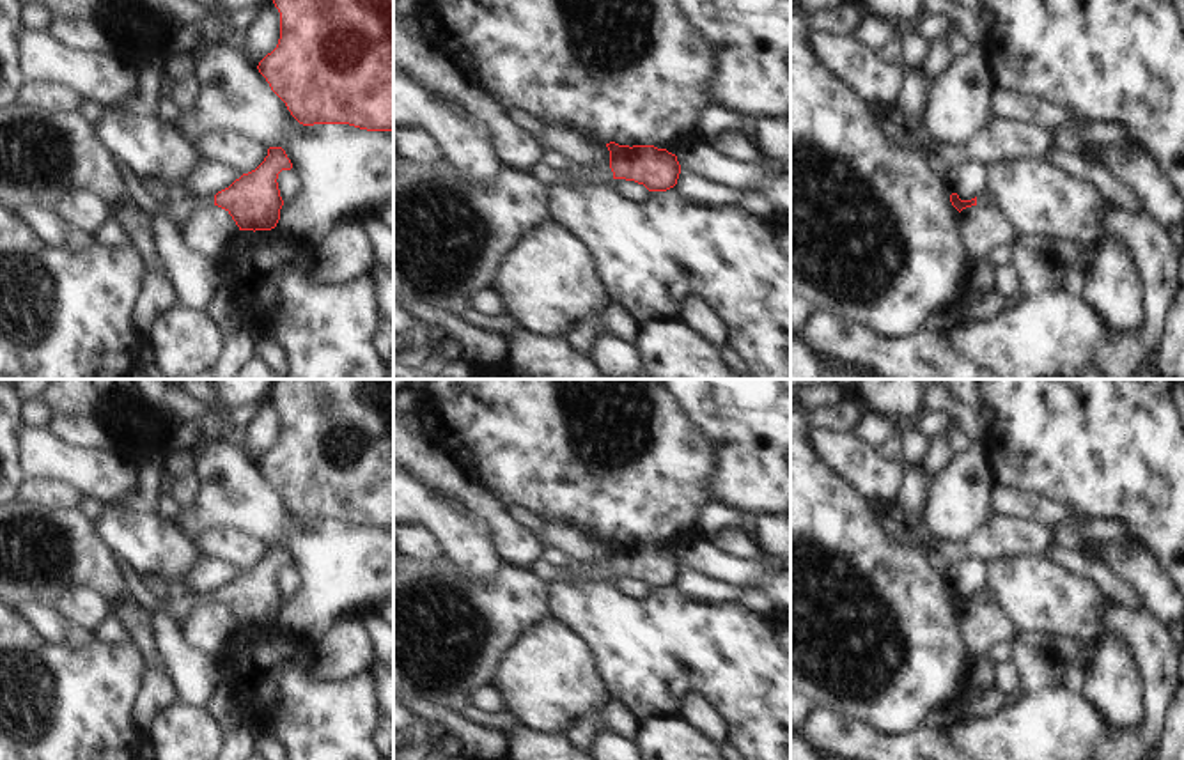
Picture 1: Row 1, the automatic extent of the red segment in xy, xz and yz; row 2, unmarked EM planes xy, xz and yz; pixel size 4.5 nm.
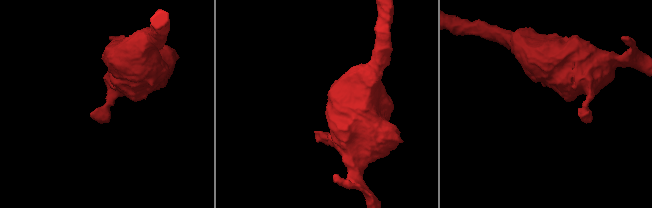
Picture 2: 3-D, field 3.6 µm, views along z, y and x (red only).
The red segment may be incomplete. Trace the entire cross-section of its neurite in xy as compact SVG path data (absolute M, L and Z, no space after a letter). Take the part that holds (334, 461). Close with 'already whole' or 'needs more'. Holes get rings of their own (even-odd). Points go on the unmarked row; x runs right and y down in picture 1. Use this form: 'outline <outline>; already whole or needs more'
outline M277 379L271 397L280 409L280 436L257 466L291 512L303 523L349 521L367 528L393 528L393 379Z; already whole

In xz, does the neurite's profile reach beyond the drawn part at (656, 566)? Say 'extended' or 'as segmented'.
extended

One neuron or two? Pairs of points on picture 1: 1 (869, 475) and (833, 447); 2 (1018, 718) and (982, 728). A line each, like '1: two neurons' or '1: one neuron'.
1: one neuron
2: one neuron

